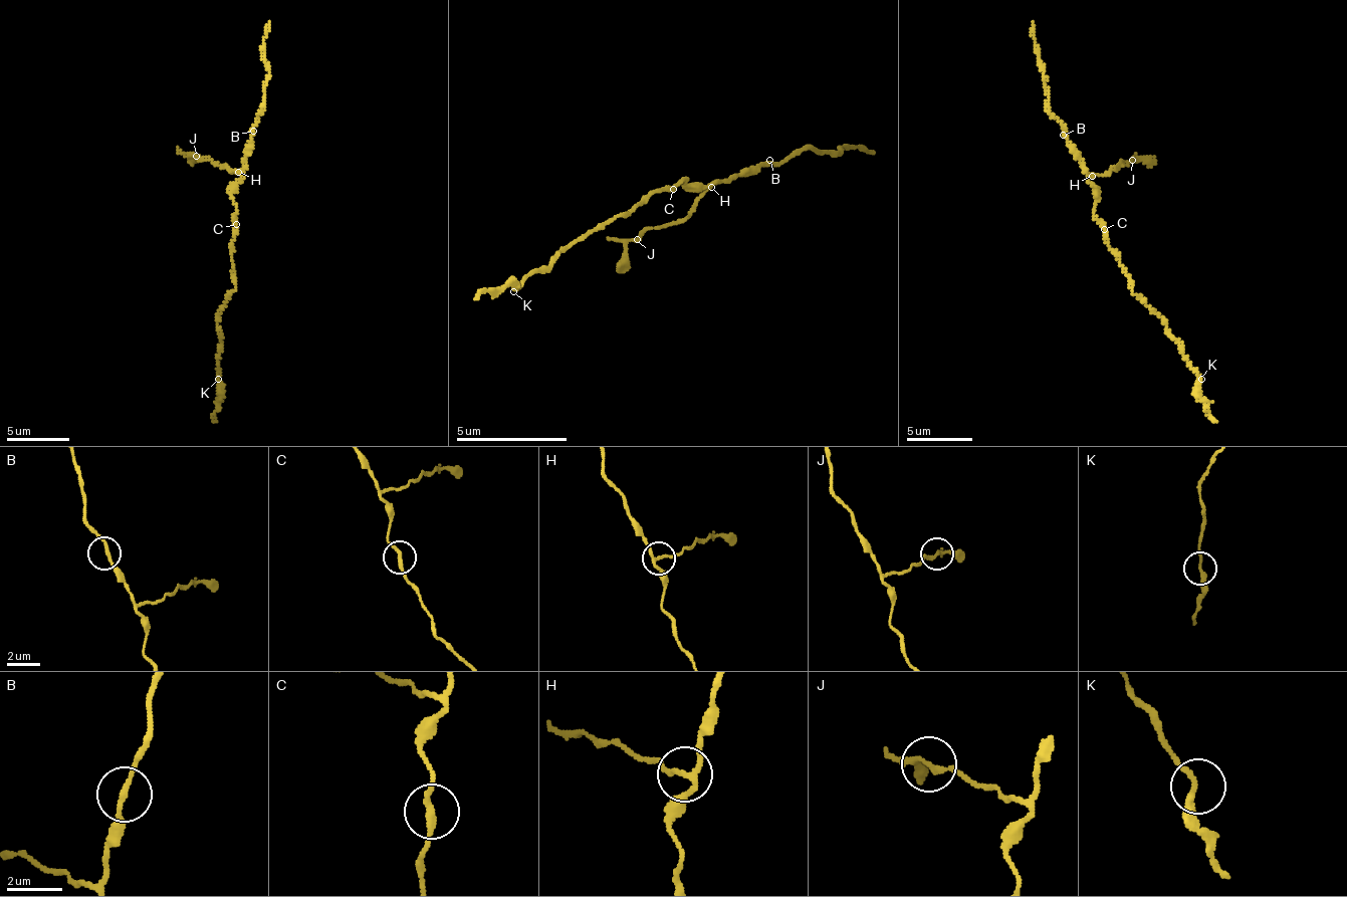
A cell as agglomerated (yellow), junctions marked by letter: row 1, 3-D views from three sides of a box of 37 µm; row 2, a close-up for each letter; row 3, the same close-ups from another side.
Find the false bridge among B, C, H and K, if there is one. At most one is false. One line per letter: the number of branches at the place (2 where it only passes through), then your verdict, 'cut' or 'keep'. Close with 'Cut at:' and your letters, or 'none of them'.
B: 2 branches meet; keep
C: 2 branches meet; keep
H: 3 branches meet; cut
K: 2 branches meet; keep
Cut at: H

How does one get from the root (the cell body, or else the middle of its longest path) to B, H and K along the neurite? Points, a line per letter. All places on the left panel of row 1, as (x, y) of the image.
B: (233, 221), (237, 211), (230, 189), (241, 176), (245, 150), (253, 131)
H: (233, 221), (237, 211), (230, 189), (239, 179), (239, 173)
K: (233, 221), (231, 254), (236, 287), (217, 324), (220, 341), (218, 379)

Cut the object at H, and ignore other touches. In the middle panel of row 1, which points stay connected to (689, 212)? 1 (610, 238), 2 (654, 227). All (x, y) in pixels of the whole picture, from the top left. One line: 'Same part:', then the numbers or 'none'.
Same part: 1, 2

